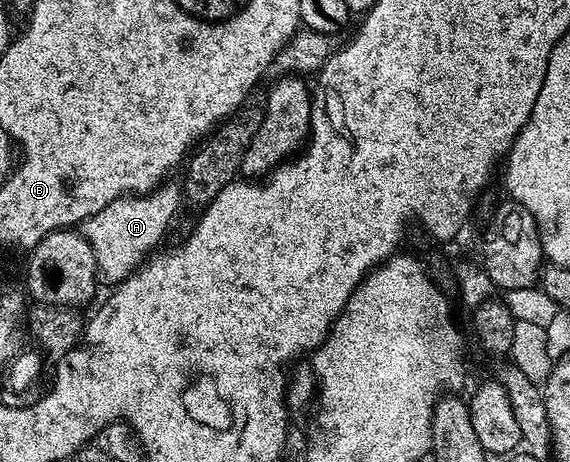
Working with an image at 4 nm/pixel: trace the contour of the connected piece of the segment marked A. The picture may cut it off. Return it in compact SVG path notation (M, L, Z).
M168 180L143 196L125 196L114 200L106 204L102 212L87 218L82 224L82 233L94 252L97 271L103 277L105 274L112 284L123 282L146 255L161 245L159 242L163 240L172 217L180 210L180 202L181 187Z

